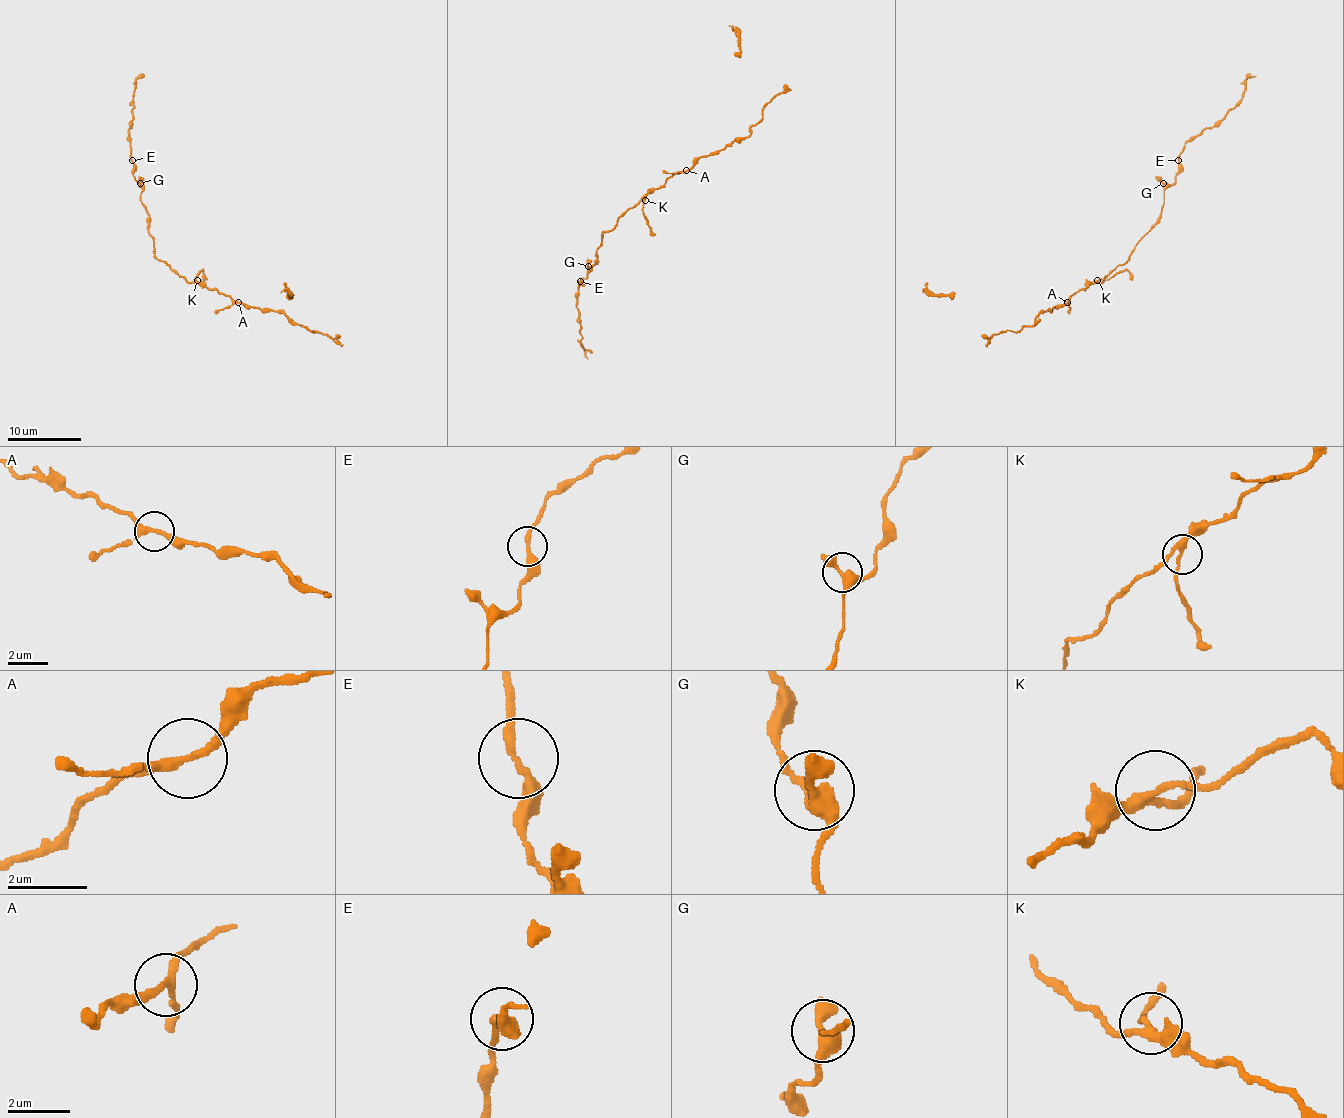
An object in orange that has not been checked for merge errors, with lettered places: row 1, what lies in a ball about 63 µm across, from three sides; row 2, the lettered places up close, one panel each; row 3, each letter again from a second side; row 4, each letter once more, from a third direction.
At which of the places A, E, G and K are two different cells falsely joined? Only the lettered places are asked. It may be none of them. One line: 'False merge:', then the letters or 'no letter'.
False merge: no letter

